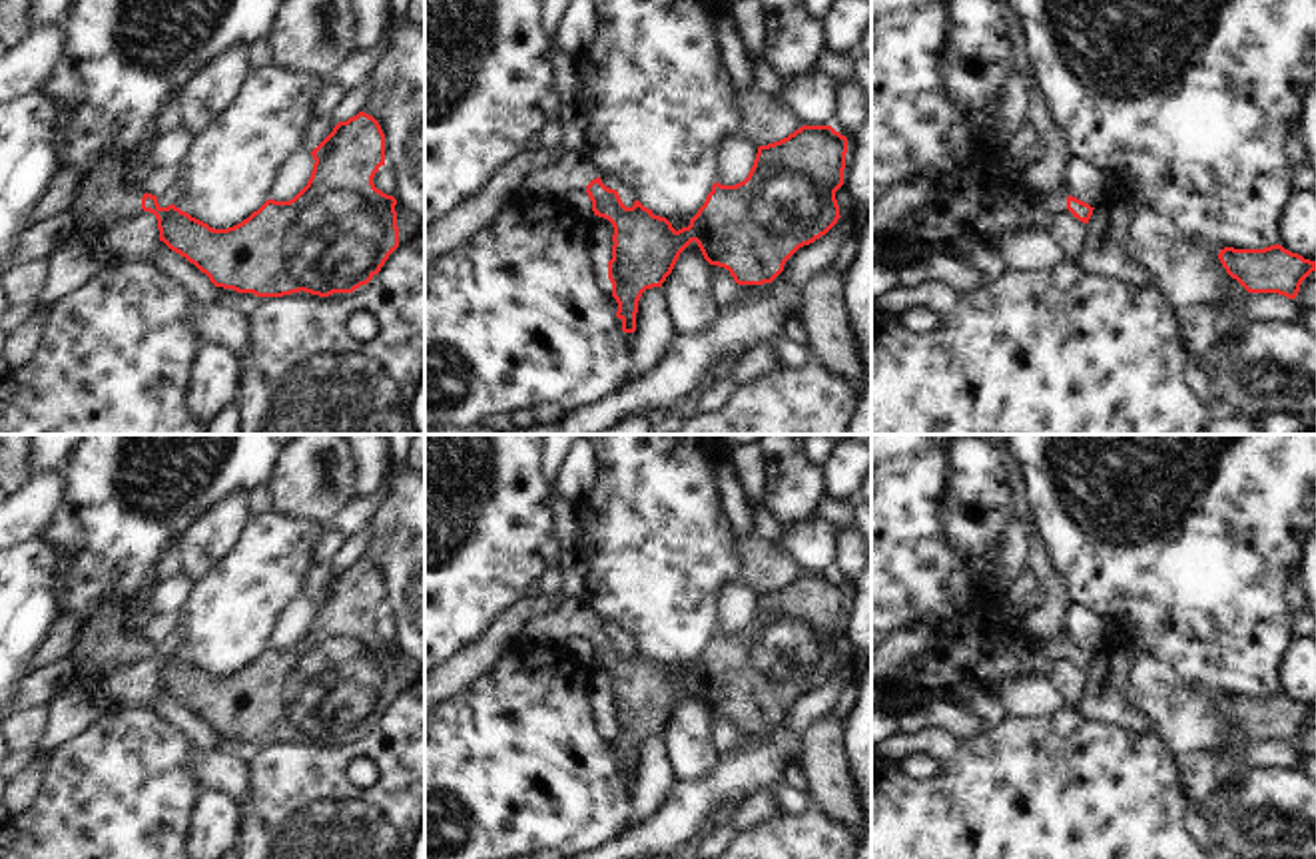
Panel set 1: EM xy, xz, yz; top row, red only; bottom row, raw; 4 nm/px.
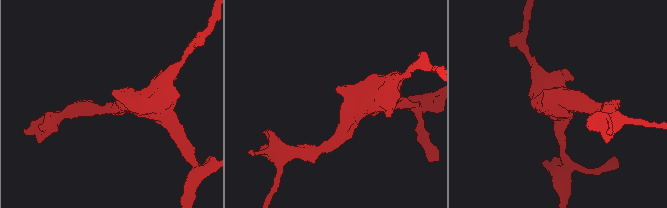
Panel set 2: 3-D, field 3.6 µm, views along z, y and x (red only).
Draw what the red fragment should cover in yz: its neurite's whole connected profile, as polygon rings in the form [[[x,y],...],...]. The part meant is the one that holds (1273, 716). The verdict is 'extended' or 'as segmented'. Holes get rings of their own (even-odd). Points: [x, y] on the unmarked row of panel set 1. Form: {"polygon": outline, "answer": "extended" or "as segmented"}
{"polygon": [[[1278,690],[1264,696],[1224,694],[1218,706],[1248,739],[1278,739],[1288,745],[1296,745],[1302,727],[1316,717],[1316,708]]], "answer": "as segmented"}

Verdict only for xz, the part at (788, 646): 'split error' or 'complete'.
split error

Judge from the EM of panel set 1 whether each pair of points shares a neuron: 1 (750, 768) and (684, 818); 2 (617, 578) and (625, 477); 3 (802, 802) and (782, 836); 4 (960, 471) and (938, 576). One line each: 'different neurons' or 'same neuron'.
1: same neuron
2: same neuron
3: different neurons
4: different neurons

